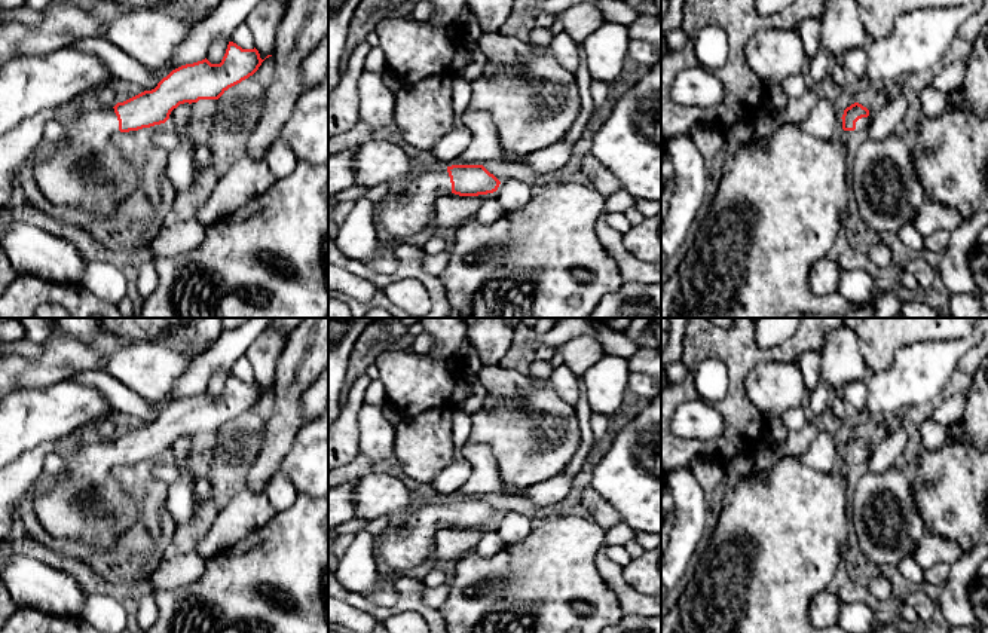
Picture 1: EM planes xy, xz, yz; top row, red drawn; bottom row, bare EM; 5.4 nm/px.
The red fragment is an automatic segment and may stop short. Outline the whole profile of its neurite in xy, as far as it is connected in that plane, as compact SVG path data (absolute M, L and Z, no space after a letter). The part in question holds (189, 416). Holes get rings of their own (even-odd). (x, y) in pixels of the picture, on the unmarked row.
M229 374L220 397L207 391L181 398L163 410L152 423L144 423L114 440L100 440L77 447L65 458L68 477L55 480L53 486L34 498L34 513L45 530L58 539L80 539L95 547L100 553L108 551L116 541L126 535L138 519L134 499L114 480L111 470L120 465L138 464L165 456L174 441L184 435L199 432L218 432L229 421L253 409L264 392L259 383L242 382Z

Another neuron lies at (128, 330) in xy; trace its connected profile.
M100 318L103 330L117 337L123 345L138 345L152 342L165 345L177 352L195 358L205 349L195 349L180 339L166 340L165 336L171 327L166 318Z

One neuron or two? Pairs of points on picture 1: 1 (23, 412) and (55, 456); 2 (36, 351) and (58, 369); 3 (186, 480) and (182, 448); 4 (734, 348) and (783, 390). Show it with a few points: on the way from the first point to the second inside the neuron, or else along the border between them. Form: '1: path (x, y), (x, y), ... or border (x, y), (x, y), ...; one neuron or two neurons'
1: border (78, 428), (61, 437), (43, 440), (15, 459); two neurons
2: border (43, 343), (43, 351), (33, 360), (15, 354); two neurons
3: path (186, 473), (182, 455); one neuron
4: border (789, 361), (759, 361), (745, 379), (748, 398); two neurons

